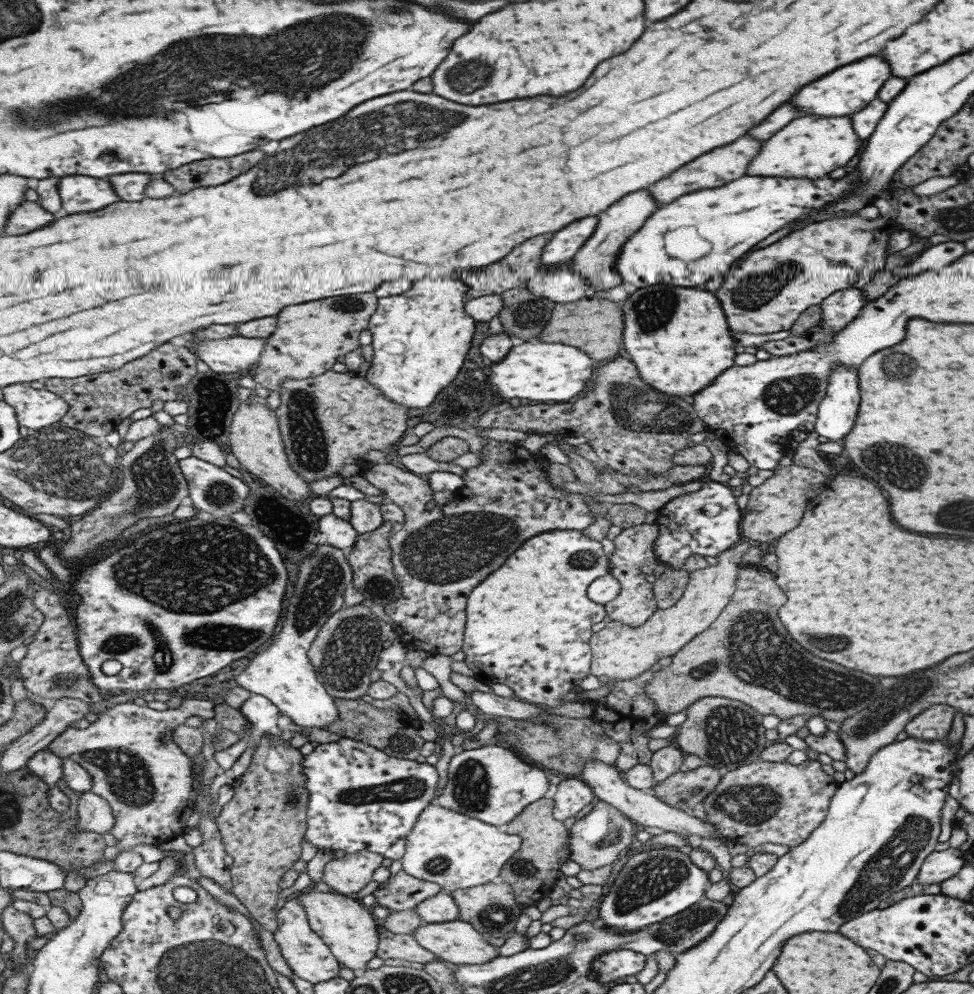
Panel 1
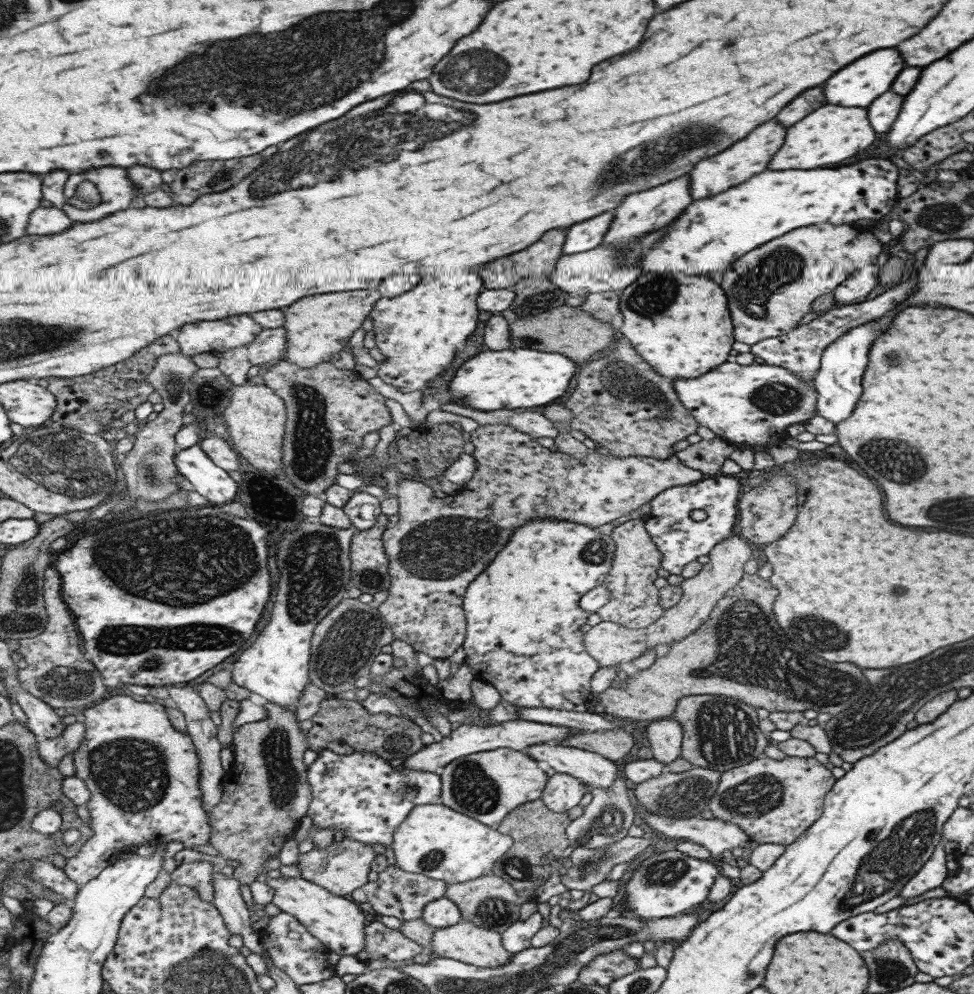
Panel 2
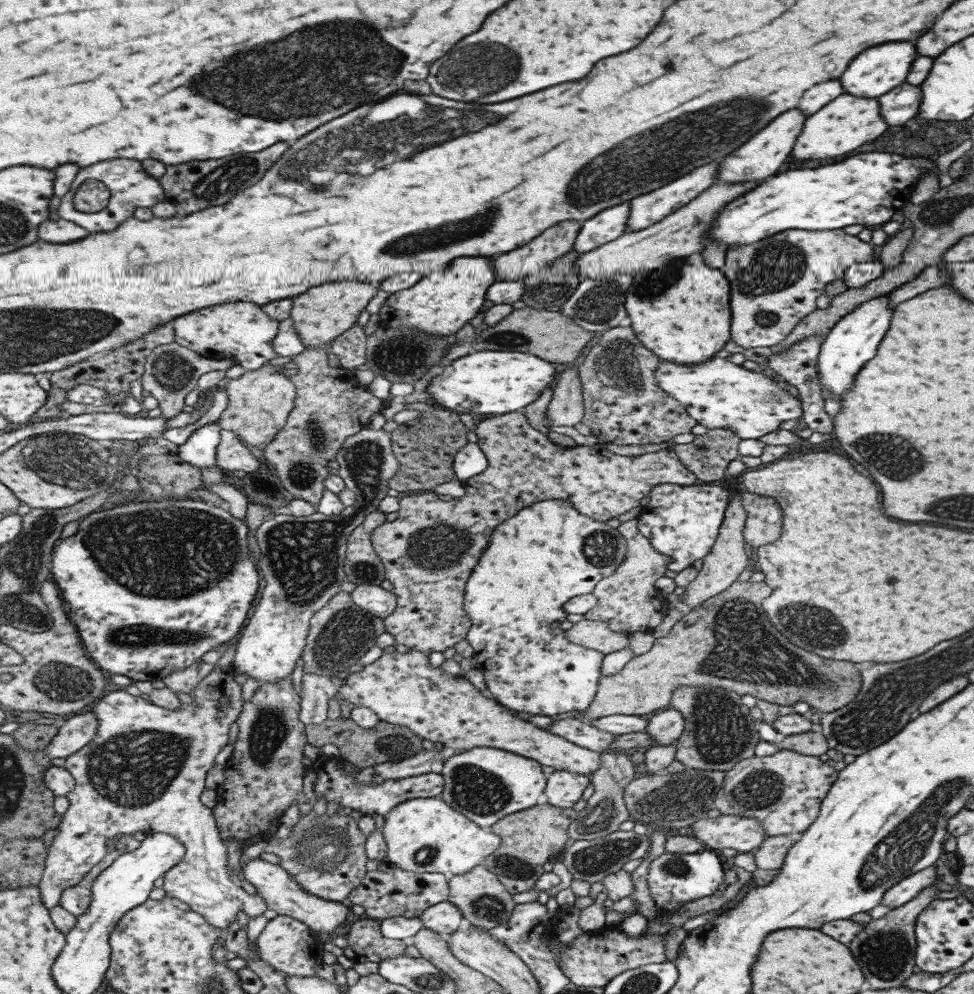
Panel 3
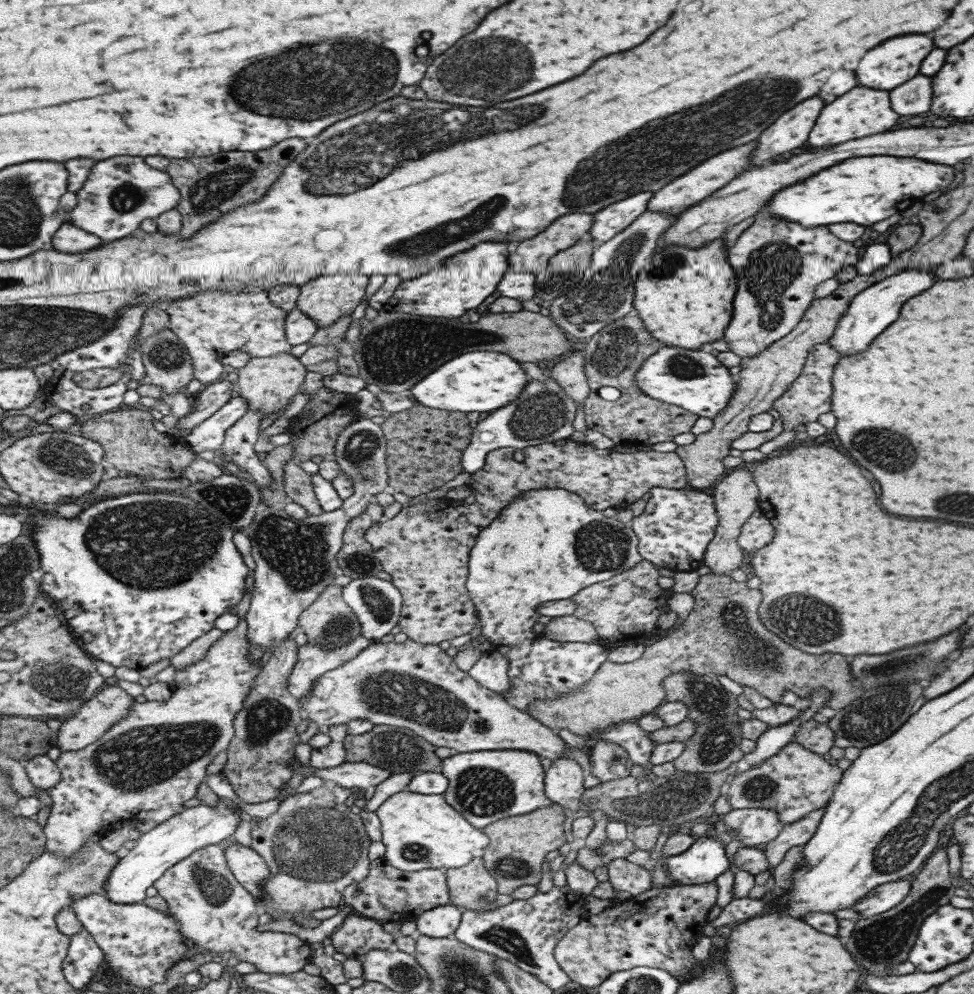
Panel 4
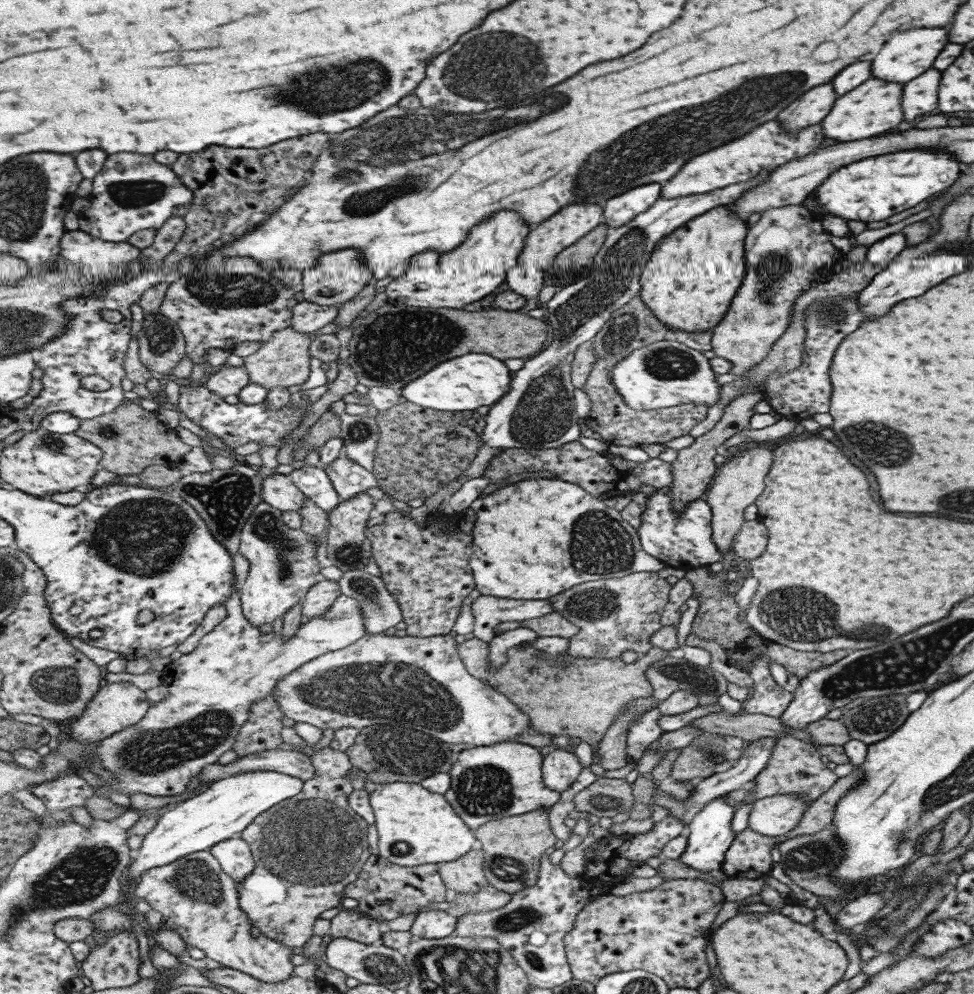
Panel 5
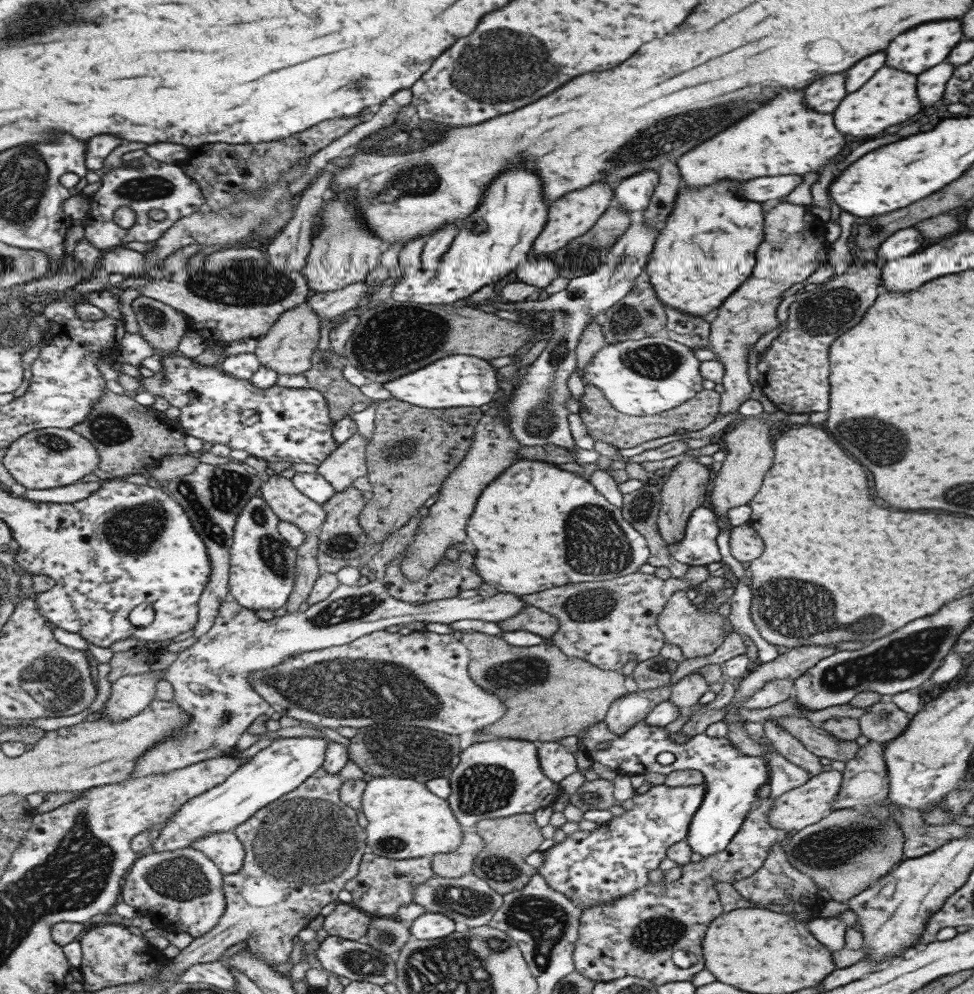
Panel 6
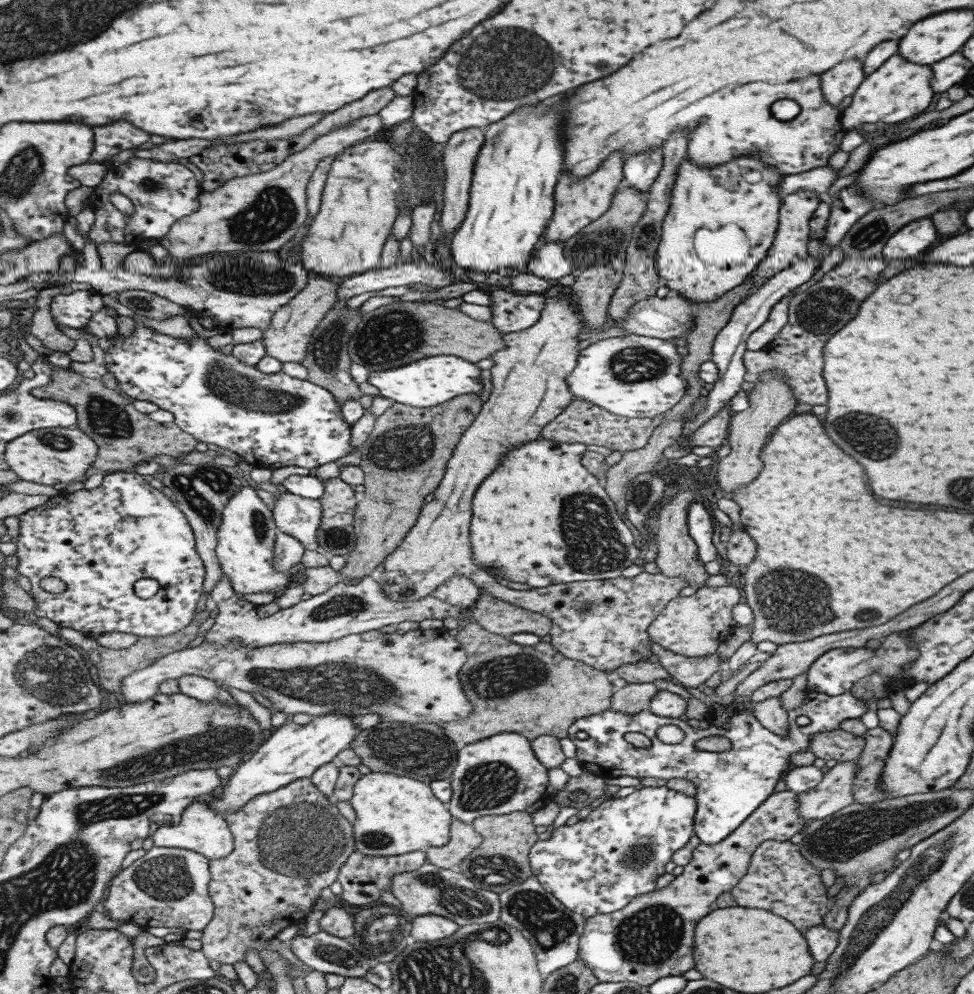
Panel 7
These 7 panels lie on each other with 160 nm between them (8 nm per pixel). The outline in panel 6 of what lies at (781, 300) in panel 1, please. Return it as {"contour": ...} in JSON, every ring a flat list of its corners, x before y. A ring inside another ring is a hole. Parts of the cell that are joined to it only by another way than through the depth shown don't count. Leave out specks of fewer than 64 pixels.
{"contour":[[778,201,764,213,763,238,755,251,755,262,748,278,739,285,716,308,709,318,708,343,711,351,724,366,719,382,723,385,720,393,718,416,739,413,741,404,749,399,753,390,747,379,747,357,745,352,761,334,777,326,775,309,781,301,781,292,793,284,801,283,822,263,830,245,825,240,825,225,810,213,809,206]]}

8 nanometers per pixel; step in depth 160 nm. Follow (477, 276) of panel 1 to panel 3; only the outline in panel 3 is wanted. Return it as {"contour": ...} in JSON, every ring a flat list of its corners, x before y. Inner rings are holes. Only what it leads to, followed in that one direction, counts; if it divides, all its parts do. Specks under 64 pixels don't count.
{"contour":[[569,220,569,222,557,222,557,226,551,226,549,230,541,232,532,238,527,244,501,253,492,259,493,282,515,282,521,281,530,273,542,272,547,269,556,258,572,250,577,233,581,228,582,221]]}

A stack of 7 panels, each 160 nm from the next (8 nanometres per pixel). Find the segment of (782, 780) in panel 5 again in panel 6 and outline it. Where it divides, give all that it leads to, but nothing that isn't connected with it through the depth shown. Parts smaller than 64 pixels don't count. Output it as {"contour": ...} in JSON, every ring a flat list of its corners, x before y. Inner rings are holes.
{"contour":[[771,719,762,722,764,735,776,752,793,766,806,770,810,778,821,772,818,758,811,754,793,735,776,725]]}

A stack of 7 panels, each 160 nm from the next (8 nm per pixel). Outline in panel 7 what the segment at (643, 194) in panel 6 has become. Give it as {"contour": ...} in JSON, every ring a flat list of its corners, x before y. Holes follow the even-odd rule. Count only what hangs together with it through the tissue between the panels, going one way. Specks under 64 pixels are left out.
{"contour":[[662,149,639,151,623,161,622,175,625,184,647,194,662,167]]}

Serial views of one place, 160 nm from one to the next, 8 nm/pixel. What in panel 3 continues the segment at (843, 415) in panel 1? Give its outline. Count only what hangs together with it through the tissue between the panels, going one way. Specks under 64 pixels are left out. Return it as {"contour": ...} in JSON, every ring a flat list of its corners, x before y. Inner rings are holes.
{"contour":[[888,293,870,298,841,316,824,336,818,346,816,372,819,384,830,392,830,396,824,400,824,411,827,416,832,418,839,412,840,400,851,388,858,370,875,356,876,346,888,329,892,309,888,305]]}

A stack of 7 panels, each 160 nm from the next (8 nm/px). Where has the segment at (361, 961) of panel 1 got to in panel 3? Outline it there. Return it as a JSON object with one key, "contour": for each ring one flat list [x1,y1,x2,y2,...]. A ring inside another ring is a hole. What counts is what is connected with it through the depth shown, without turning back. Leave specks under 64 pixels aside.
{"contour":[[259,857,251,858,240,866,242,878,247,880,250,886,255,888,256,893,264,900,264,903,277,914,291,916,299,922,308,926,313,934,320,934,321,939,332,934,334,929,334,939,330,942,331,946,343,949,346,945,347,926,353,919,349,911,349,905,344,902,333,902,317,898,303,890,279,865,271,864]]}

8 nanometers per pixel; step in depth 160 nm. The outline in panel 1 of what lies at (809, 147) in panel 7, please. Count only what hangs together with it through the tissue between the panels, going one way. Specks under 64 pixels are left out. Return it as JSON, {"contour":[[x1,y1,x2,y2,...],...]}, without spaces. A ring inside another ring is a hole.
{"contour":[[647,190,627,194,625,198,617,200,613,206,609,206,605,210,605,214,601,212,597,216,598,221,593,234,588,236,583,246,572,256,572,271,576,275,581,275,585,284,590,285,590,290,588,290,590,296,597,290,607,290,620,284,621,280,614,269,618,252,629,237,643,226,643,222,647,220,649,214,653,214,653,210,657,210,657,206,659,206,649,194,650,192]]}

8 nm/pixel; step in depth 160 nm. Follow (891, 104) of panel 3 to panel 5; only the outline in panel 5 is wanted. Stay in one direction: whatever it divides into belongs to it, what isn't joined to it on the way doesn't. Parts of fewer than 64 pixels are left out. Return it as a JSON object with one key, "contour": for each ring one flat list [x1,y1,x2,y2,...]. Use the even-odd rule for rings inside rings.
{"contour":[[929,68,927,72,919,74,917,78,909,80,903,86,903,94,901,94,901,108,903,108,903,116,910,122,911,118,931,112,937,104,937,84,939,84,939,70]]}

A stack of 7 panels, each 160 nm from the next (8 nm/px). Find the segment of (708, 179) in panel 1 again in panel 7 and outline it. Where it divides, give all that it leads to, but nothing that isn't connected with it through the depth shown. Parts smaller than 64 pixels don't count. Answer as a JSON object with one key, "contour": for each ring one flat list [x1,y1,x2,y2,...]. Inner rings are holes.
{"contour":[[859,58,839,62,839,66,833,66,833,70,820,75,823,98,831,106,840,106,841,100,851,96,853,90,863,82,863,76,863,62]]}

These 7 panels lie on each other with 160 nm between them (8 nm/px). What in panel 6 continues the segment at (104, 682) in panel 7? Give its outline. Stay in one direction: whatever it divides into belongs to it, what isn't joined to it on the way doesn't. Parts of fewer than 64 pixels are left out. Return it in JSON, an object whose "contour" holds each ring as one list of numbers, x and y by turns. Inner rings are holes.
{"contour":[[172,639,160,640,157,649,149,649,145,644,134,647,127,651,114,652,108,662,110,670,106,680,112,683,120,676,127,676,132,672,135,674,146,673,149,665,158,659,158,655,166,652,167,645,173,643]]}

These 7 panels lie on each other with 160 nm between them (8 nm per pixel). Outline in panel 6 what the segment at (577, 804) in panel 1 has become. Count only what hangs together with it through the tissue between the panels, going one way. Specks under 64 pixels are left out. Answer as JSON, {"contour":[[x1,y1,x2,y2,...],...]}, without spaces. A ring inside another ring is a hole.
{"contour":[[557,741,542,742,536,754,541,772,553,782,558,783,577,770,573,754]]}

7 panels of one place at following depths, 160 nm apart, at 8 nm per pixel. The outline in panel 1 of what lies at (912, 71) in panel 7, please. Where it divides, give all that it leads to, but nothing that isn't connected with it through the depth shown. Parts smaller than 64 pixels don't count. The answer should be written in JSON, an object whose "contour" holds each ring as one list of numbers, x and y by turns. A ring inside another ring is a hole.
{"contour":[[801,116,791,120,769,140,763,142,761,152,749,162,747,176,783,176,783,178,819,178,835,168,847,164,860,144,851,128,849,116,843,118,817,118]]}

